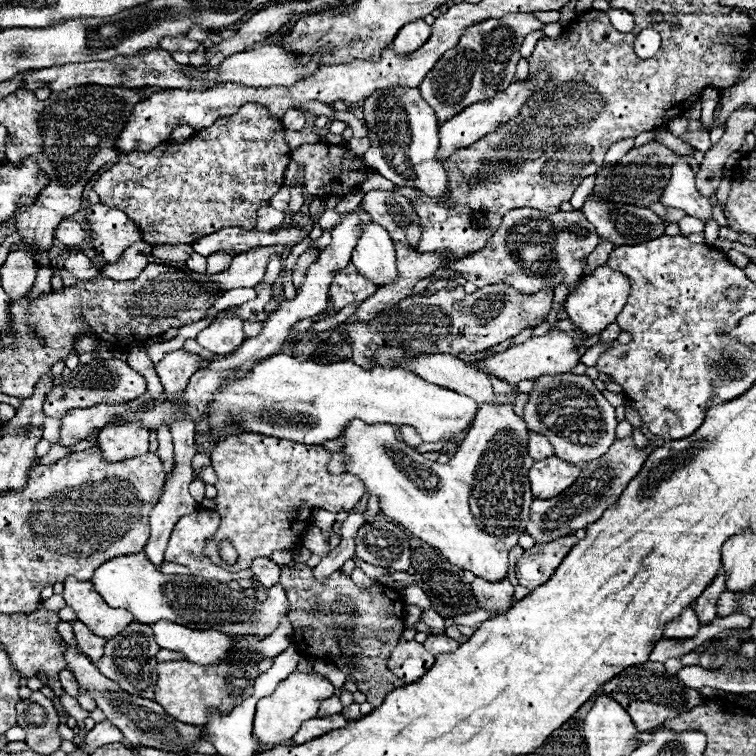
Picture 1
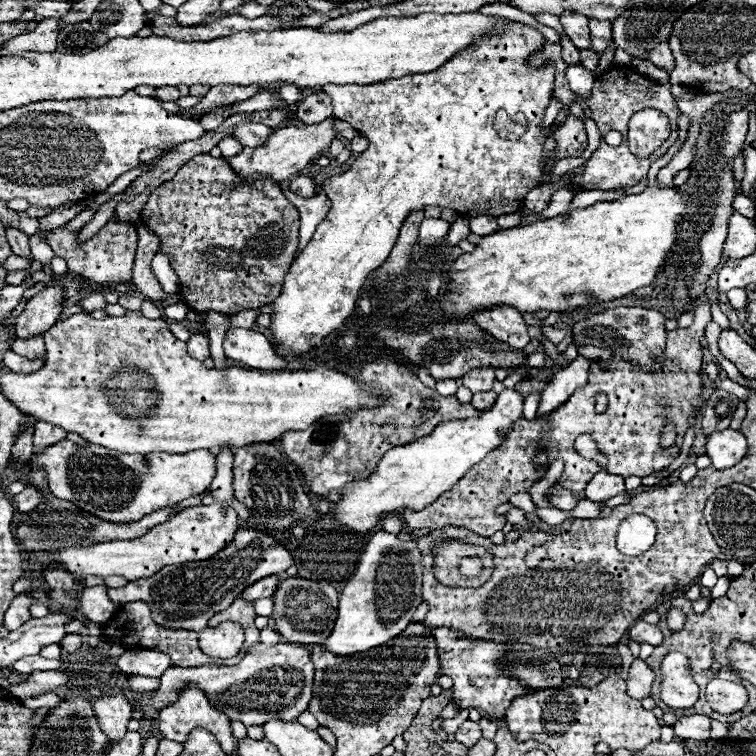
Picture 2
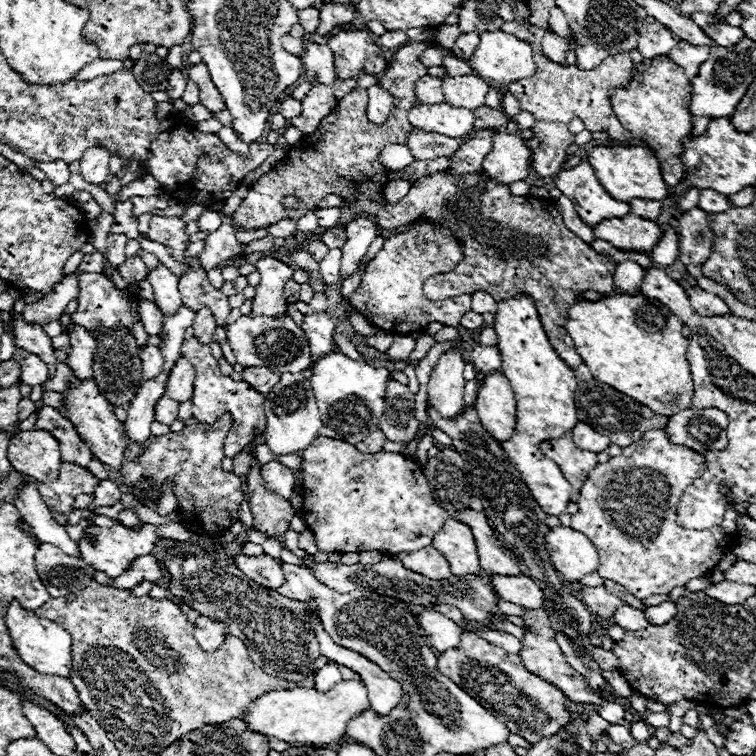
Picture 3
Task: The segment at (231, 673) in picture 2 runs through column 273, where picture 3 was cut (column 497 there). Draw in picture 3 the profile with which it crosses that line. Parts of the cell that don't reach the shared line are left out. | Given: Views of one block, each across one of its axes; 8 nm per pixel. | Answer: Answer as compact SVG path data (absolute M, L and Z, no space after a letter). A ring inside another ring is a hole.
M462 632L460 646L438 656L438 670L474 696L494 718L504 724L510 722L510 732L520 734L530 744L556 734L570 720L570 712L564 708L564 694L558 688L528 672L518 654L508 654L472 632Z

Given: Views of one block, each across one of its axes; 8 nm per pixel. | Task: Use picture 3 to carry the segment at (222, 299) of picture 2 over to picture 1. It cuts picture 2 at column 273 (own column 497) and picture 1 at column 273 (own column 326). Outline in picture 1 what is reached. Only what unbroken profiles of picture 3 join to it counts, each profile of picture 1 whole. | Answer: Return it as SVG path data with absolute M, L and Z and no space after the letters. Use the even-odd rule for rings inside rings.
M244 104L244 108L240 108L240 112L232 114L232 116L220 116L220 120L216 120L216 124L200 130L194 134L194 138L190 138L188 142L184 144L176 144L176 142L162 142L158 148L152 148L150 152L130 152L126 156L122 156L110 170L106 170L94 184L94 192L100 196L100 202L104 206L110 206L110 208L120 208L122 212L128 214L128 218L132 218L132 222L138 226L138 230L142 232L142 238L144 242L148 242L150 246L158 246L158 244L194 244L198 238L202 236L208 236L212 232L218 232L222 228L228 228L228 226L240 226L244 230L254 230L256 228L256 212L258 208L266 206L270 196L274 196L282 182L284 182L284 172L288 168L288 162L290 162L290 148L288 144L284 142L284 124L280 120L276 120L276 116L272 116L262 104Z

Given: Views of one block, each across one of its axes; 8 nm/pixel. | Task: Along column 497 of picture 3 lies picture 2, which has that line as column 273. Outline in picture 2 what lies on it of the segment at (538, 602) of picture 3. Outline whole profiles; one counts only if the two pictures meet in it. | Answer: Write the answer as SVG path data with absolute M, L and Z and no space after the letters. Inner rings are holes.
M266 576L264 580L256 580L254 584L250 584L244 592L242 592L242 600L248 600L248 602L254 602L258 598L270 598L272 592L276 590L276 578L278 576Z

